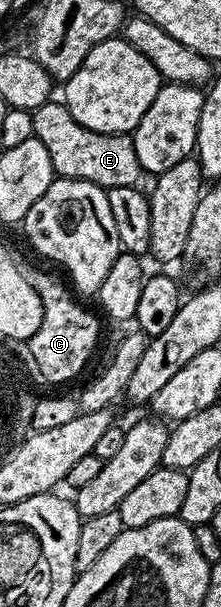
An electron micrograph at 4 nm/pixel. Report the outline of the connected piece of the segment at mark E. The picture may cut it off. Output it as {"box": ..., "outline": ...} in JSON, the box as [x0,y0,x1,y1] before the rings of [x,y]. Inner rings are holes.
{"box":[31,100,141,188],"outline":[[[48,100],[32,110],[31,119],[33,120],[33,136],[41,140],[41,144],[45,144],[45,149],[49,151],[49,160],[53,160],[53,168],[58,177],[89,180],[104,188],[140,185],[141,171],[130,133],[93,132],[77,124],[77,120],[73,120],[66,105],[59,100]]]}

